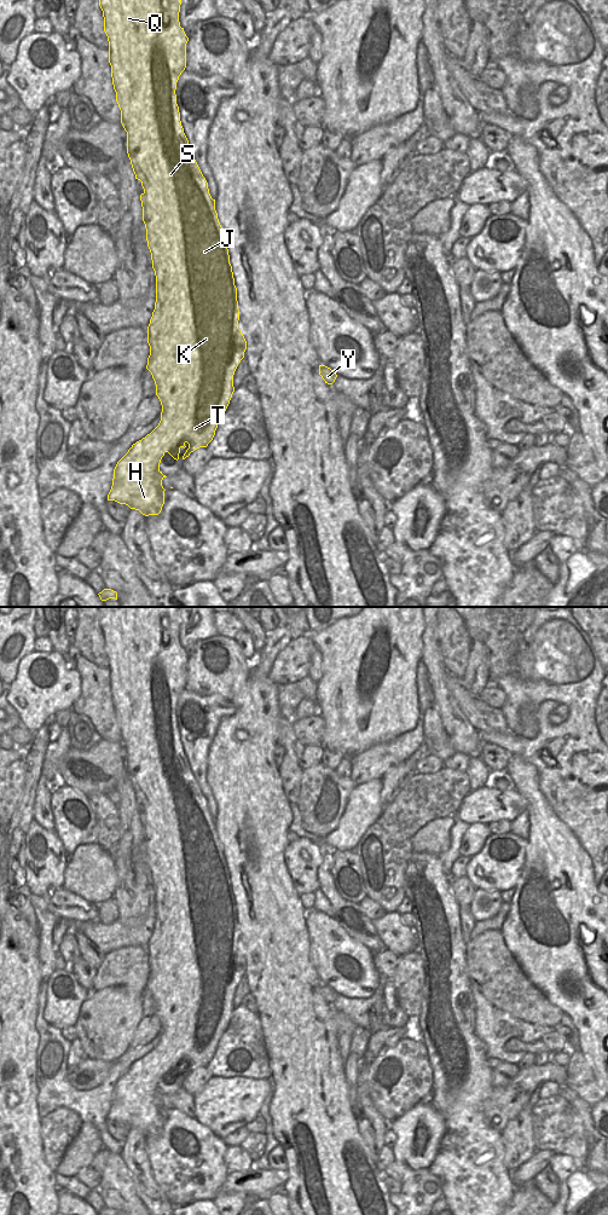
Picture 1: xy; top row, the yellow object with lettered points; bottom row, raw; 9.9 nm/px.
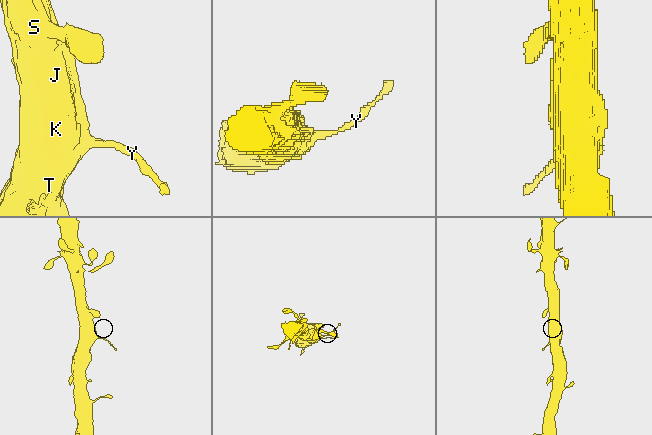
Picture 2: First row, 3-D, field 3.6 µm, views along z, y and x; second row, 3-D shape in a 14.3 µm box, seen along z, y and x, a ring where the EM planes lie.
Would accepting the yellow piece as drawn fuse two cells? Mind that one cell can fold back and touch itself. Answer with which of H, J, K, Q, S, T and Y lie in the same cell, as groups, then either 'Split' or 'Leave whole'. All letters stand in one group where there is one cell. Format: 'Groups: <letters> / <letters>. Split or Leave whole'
Groups: H J K Q S T Y. Leave whole.

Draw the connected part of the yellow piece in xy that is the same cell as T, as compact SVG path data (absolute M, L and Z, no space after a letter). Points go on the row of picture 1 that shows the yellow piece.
M99 0L99 6L104 17L104 31L109 41L109 63L111 65L111 77L114 89L116 92L116 102L121 110L121 123L127 132L127 154L131 160L135 179L141 181L144 192L140 195L143 207L143 221L146 228L147 247L151 253L152 268L156 276L156 302L150 324L147 326L147 343L150 346L150 355L147 358L146 369L151 372L156 384L156 395L158 397L162 412L158 426L145 438L132 445L128 452L117 462L114 469L112 486L108 494L108 501L115 501L120 504L126 504L131 509L139 510L143 515L158 515L164 504L164 488L162 480L167 478L160 470L160 463L166 452L168 452L174 459L179 459L181 447L189 449L183 456L183 459L190 456L191 452L199 447L207 447L213 440L219 421L226 411L232 394L233 375L234 371L244 358L247 349L247 341L238 329L239 309L237 301L237 288L234 285L234 278L232 266L230 264L228 249L224 239L222 227L218 219L215 210L215 199L212 198L208 189L208 183L203 177L189 145L189 140L184 133L184 128L180 121L179 106L176 104L176 82L179 76L186 68L186 44L189 37L186 36L184 28L180 27L179 12L181 0Z

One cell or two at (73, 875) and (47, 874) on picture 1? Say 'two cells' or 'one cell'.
two cells

